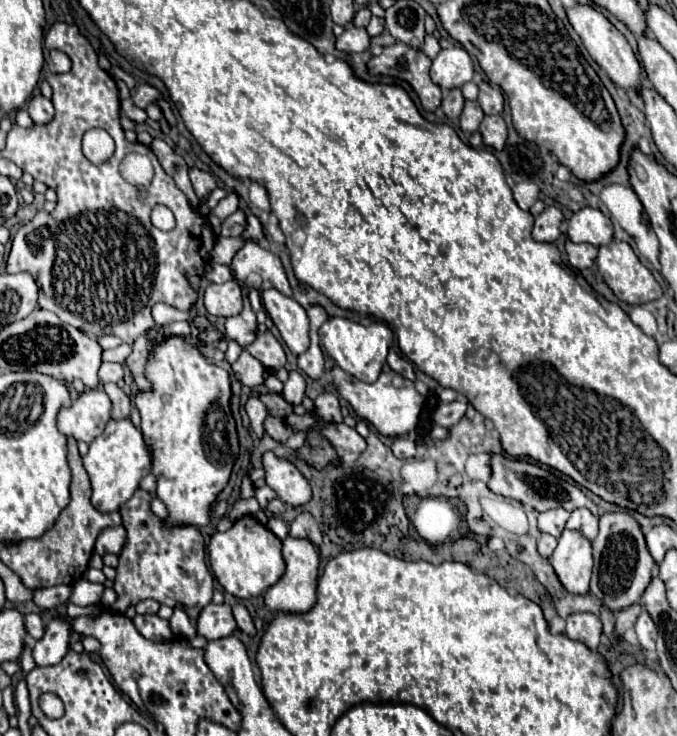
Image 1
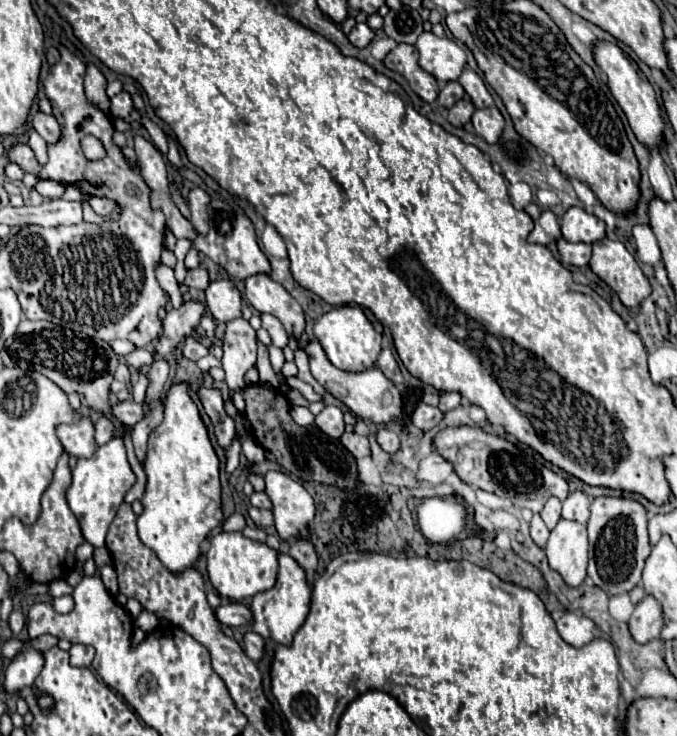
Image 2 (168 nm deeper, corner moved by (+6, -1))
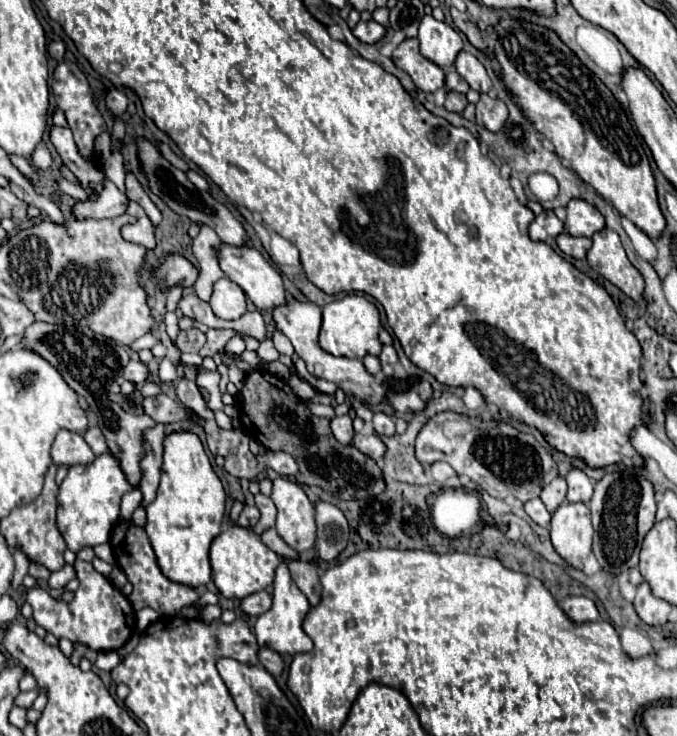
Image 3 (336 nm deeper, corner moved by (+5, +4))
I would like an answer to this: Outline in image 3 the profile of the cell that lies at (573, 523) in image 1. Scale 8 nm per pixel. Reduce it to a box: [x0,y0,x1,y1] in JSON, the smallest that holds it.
[567,469,593,503]

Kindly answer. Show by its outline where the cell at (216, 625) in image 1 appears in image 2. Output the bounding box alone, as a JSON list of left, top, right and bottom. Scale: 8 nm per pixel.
[216,602,252,626]

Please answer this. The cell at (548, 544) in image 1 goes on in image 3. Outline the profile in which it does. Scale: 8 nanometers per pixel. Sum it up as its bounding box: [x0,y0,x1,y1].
[525,499,551,527]

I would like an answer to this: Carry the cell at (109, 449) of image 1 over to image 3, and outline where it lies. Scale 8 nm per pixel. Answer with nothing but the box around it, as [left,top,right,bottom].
[57,451,133,553]

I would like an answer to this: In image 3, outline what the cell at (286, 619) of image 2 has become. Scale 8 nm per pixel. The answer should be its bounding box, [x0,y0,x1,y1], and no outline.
[255,561,313,655]

